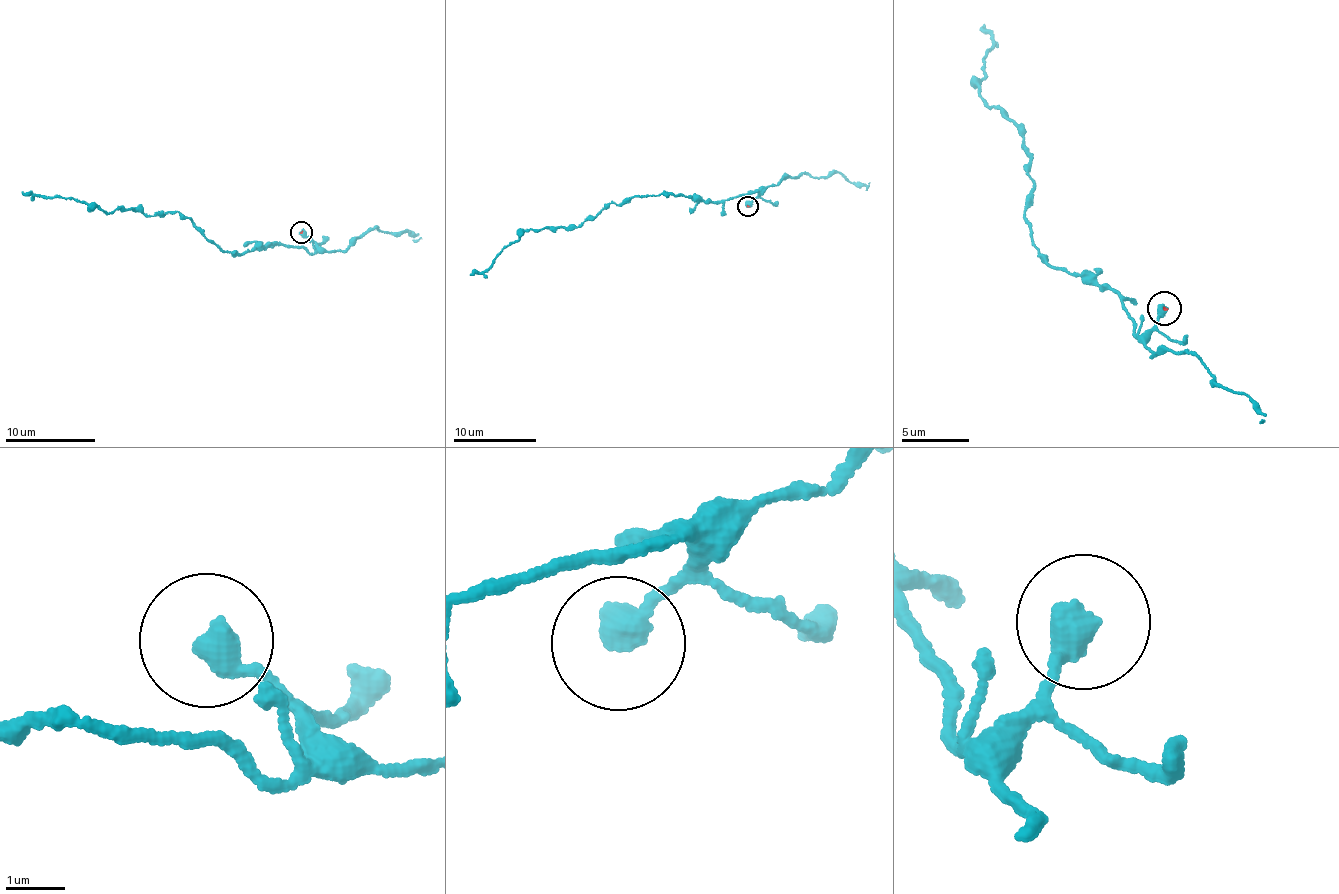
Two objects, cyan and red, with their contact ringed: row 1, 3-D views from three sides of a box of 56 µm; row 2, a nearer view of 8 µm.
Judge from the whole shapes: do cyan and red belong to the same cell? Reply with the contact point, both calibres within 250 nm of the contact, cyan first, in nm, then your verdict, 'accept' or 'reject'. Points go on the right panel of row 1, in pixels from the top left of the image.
(1164, 308) | 550/60 nm | reject

